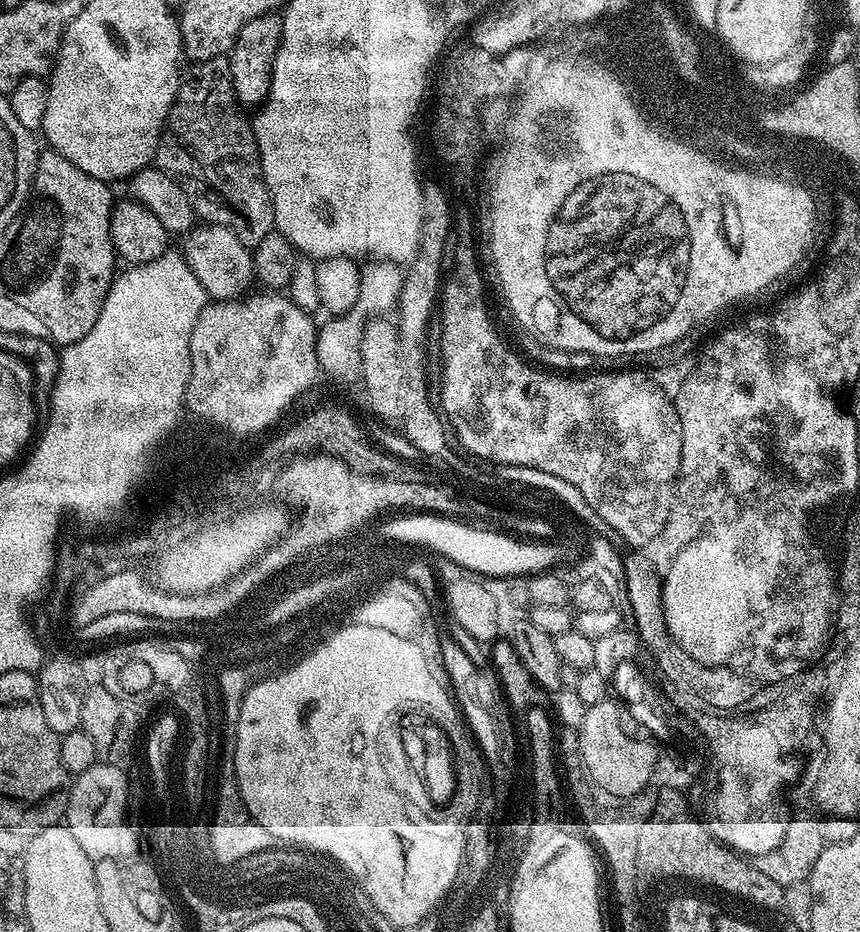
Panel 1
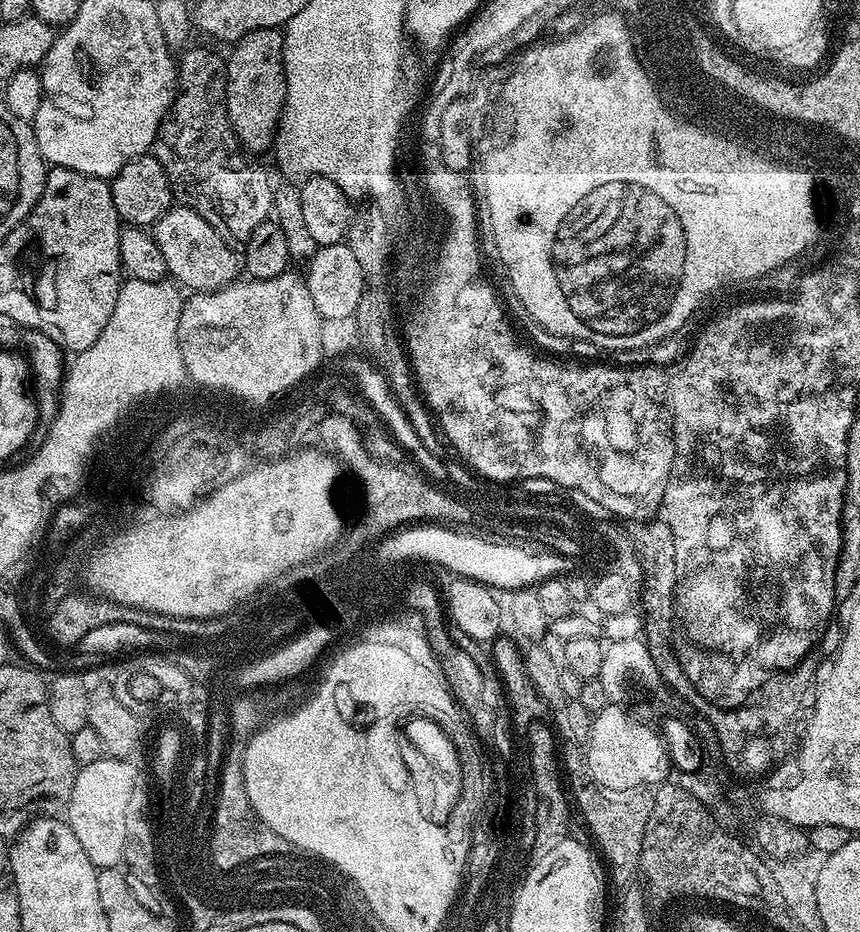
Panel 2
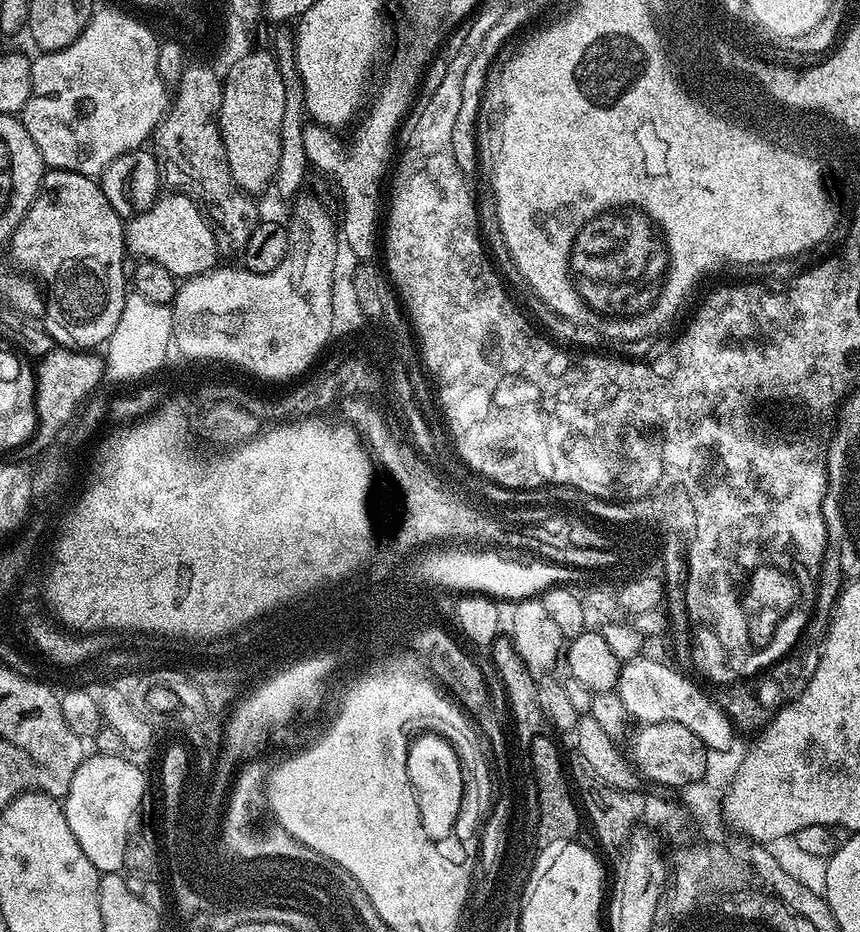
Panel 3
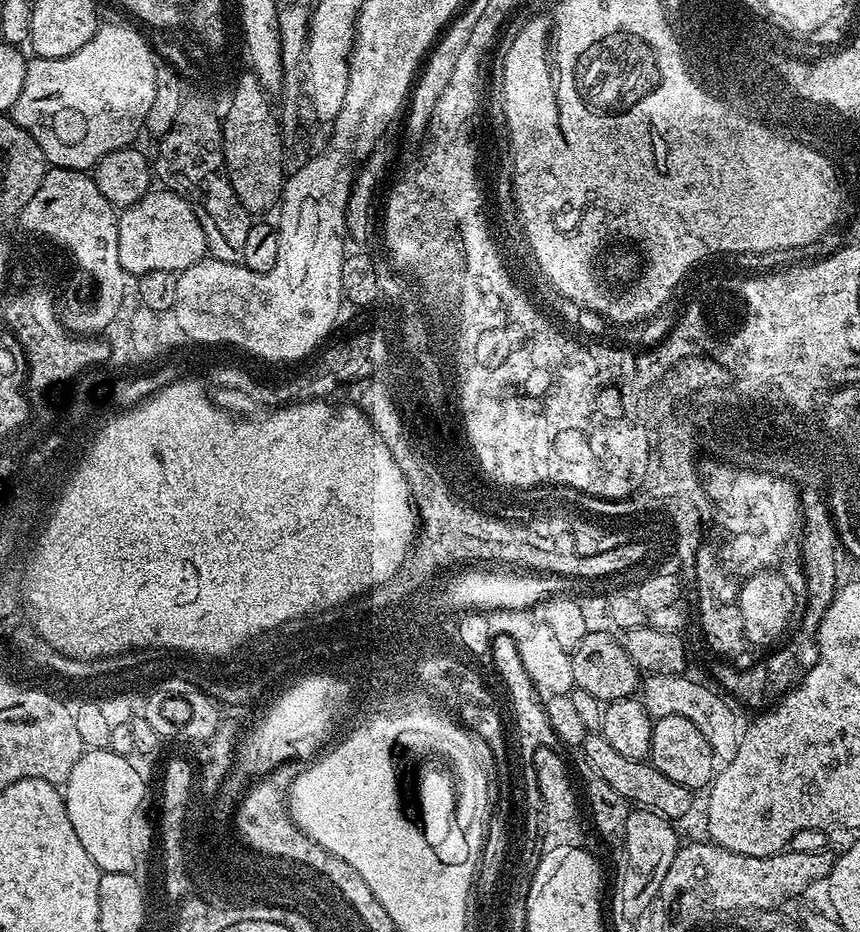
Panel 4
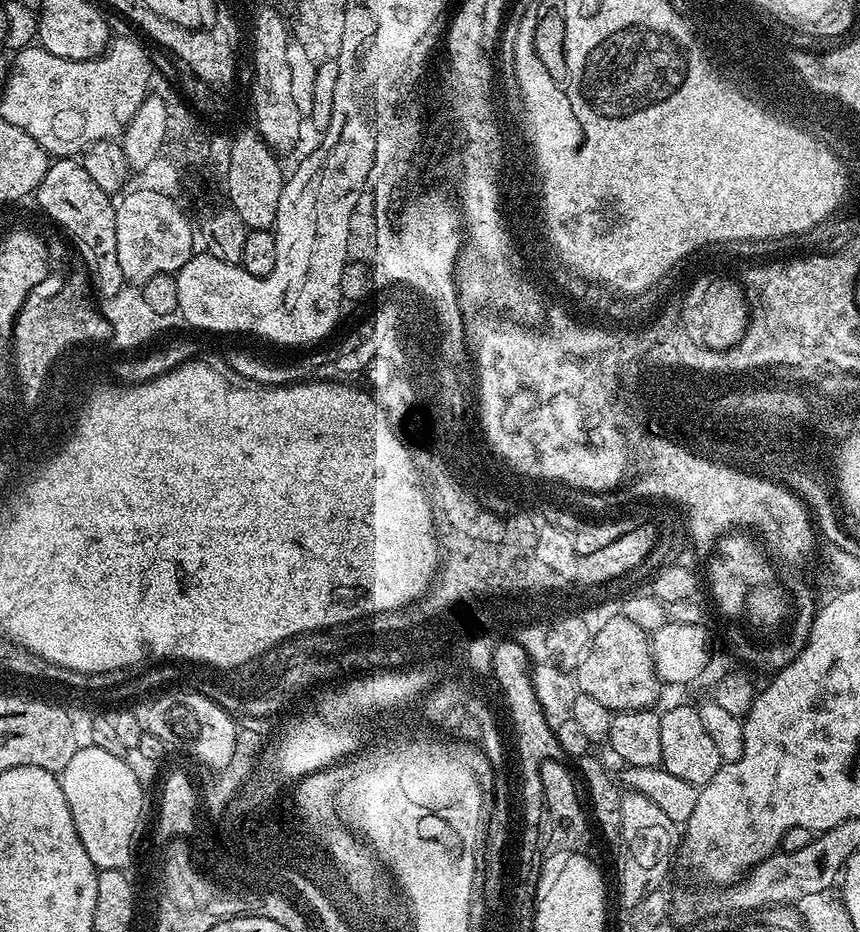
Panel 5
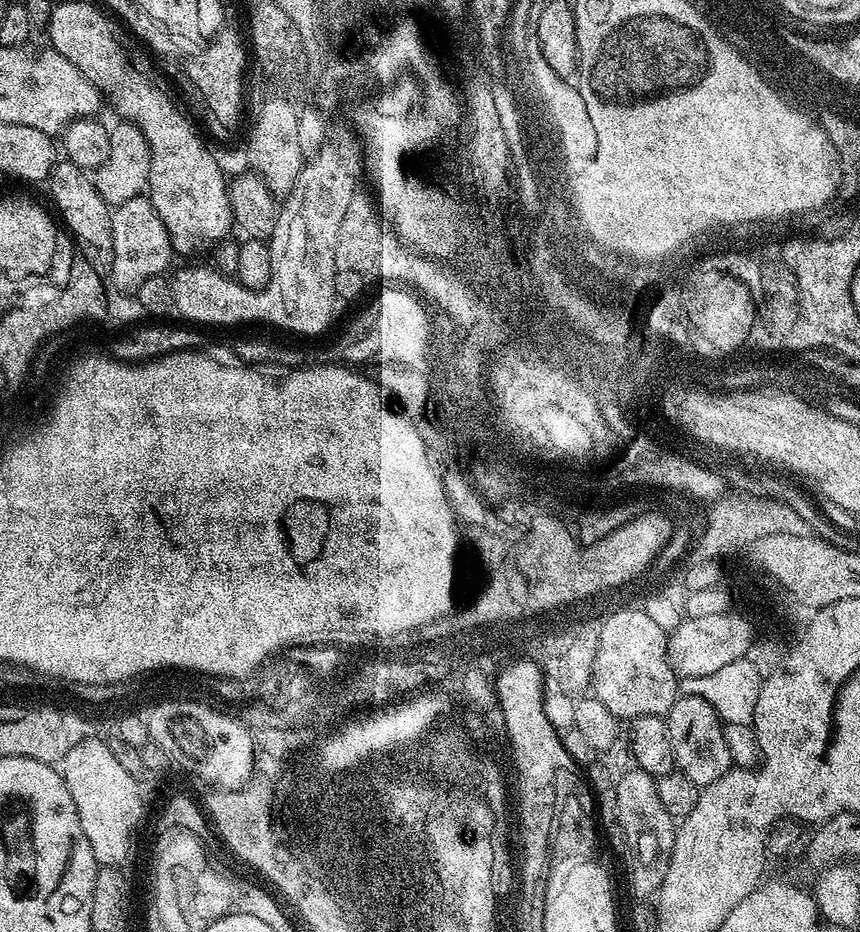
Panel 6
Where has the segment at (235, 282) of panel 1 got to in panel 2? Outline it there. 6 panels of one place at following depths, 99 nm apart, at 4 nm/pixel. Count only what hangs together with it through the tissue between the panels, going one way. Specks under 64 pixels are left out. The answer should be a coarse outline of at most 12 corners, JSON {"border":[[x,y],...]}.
{"border":[[192,208],[153,225],[169,275],[192,292],[235,283],[233,245]]}

